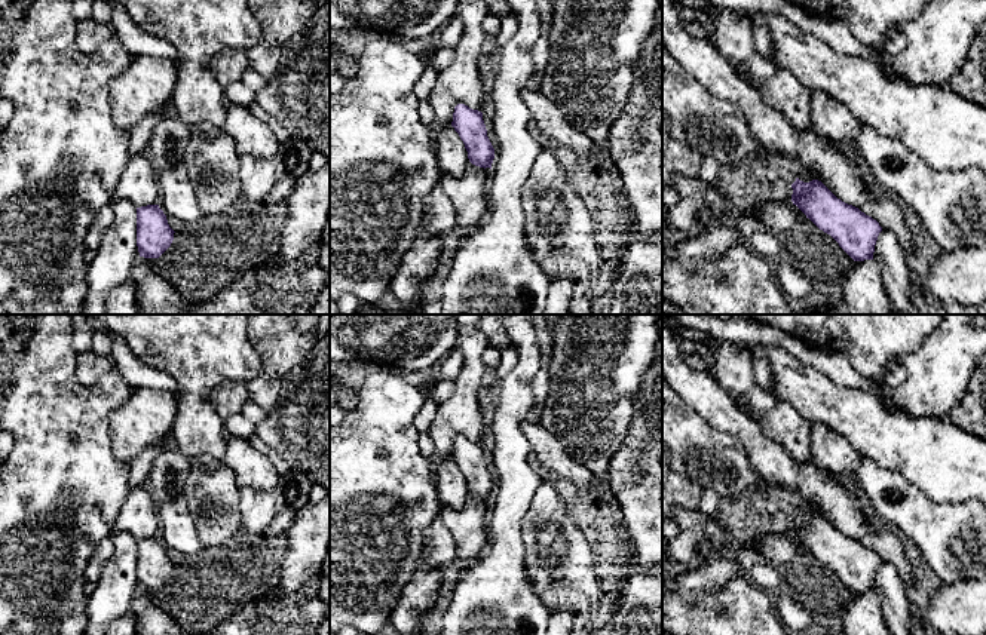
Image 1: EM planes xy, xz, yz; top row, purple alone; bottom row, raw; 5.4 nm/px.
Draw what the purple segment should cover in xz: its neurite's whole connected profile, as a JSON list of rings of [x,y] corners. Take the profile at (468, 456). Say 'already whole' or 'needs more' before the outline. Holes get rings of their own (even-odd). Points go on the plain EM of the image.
already whole; [[[457,436],[451,458],[463,473],[469,494],[475,499],[492,501],[494,481],[487,469],[483,445],[465,436]]]

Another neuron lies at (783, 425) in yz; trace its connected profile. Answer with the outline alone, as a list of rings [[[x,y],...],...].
[[[778,401],[762,417],[753,417],[763,435],[781,445],[793,458],[811,461],[812,424],[805,420],[790,404]]]

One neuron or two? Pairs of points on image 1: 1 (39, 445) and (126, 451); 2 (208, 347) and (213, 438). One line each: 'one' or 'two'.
1: two
2: one

